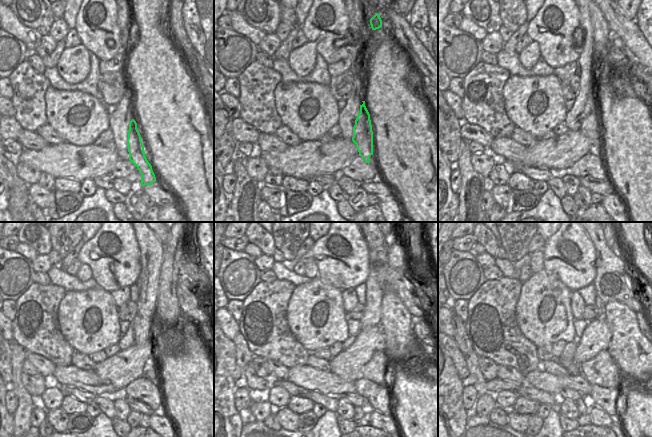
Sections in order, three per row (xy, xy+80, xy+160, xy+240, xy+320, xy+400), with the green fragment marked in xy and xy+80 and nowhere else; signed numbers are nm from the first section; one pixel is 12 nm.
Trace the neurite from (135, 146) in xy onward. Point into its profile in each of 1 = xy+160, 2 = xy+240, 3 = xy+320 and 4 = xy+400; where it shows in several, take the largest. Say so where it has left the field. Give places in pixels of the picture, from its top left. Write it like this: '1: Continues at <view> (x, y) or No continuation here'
1: Continues at xy+160 (602, 36)
2: Continues at xy+240 (151, 250)
3: Continues at xy+320 (373, 294)
4: Continues at xy+400 (599, 304)

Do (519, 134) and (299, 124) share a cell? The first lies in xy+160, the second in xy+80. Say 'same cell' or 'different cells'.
different cells

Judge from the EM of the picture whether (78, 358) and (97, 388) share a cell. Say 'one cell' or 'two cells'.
two cells

